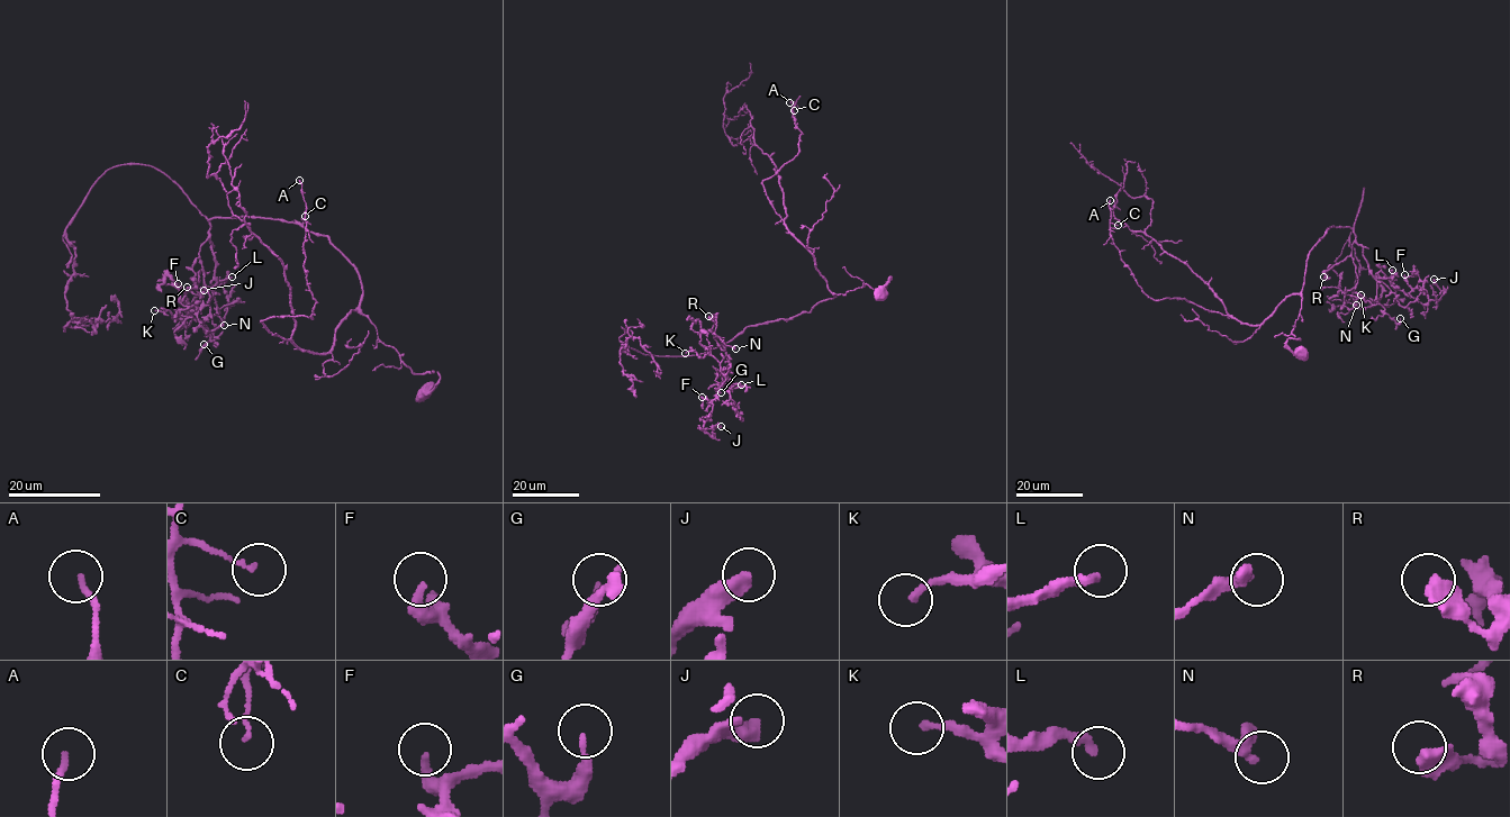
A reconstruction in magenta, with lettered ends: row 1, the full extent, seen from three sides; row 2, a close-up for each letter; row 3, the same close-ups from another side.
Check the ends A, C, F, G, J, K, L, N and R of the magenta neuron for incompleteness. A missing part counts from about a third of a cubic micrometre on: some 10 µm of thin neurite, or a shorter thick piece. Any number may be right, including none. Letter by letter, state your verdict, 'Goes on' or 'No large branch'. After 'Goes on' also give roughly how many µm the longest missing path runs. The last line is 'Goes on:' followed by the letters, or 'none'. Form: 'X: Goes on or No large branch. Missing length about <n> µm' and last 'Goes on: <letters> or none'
A: No large branch
C: No large branch
F: No large branch
G: No large branch
J: No large branch
K: No large branch
L: No large branch
N: No large branch
R: No large branch
Goes on: none

